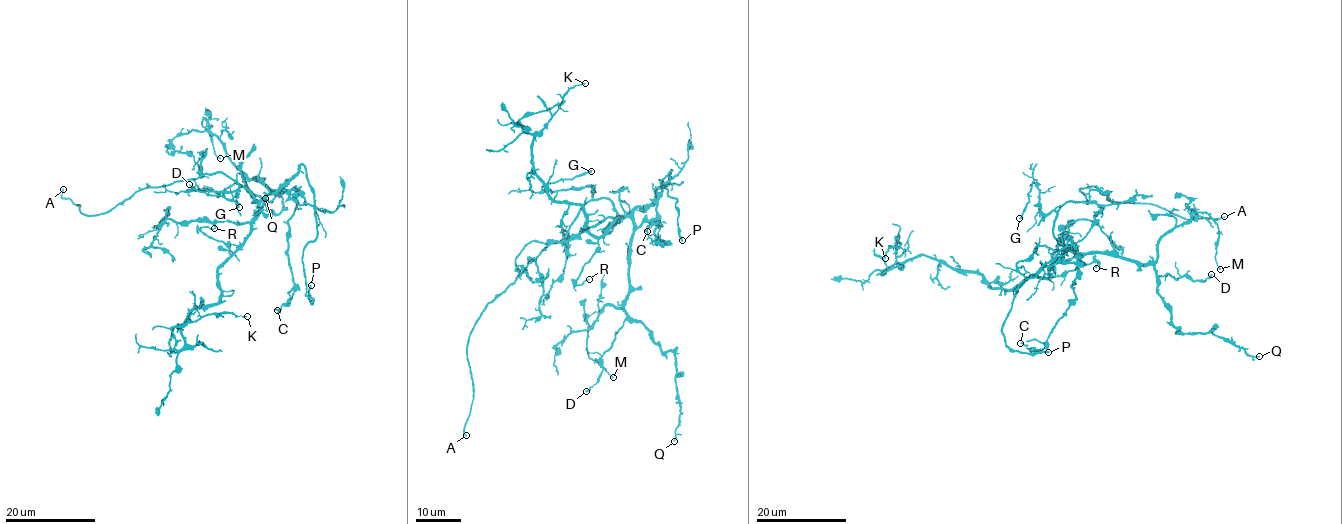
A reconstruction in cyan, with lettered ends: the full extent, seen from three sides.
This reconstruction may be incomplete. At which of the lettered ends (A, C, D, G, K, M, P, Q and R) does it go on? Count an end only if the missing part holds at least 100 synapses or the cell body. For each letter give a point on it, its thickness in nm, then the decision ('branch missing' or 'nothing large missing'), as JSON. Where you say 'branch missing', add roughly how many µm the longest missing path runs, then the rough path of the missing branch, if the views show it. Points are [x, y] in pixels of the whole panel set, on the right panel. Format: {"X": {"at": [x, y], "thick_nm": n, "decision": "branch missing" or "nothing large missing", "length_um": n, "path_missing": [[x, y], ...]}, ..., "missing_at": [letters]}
{"A": {"at": [1224, 216], "thick_nm": 140, "decision": "branch missing", "length_um": 100, "path_missing": [[1224, 216], [1245, 195], [1257, 173], [1258, 143], [1249, 149], [1252, 164], [1230, 186], [1261, 194]]}, "C": {"at": [1020, 343], "thick_nm": 140, "decision": "nothing large missing"}, "D": {"at": [1211, 274], "thick_nm": 200, "decision": "nothing large missing"}, "G": {"at": [1019, 218], "thick_nm": 190, "decision": "nothing large missing"}, "K": {"at": [885, 258], "thick_nm": 170, "decision": "nothing large missing"}, "M": {"at": [1220, 269], "thick_nm": 120, "decision": "nothing large missing"}, "P": {"at": [1048, 352], "thick_nm": 220, "decision": "nothing large missing"}, "Q": {"at": [1259, 356], "thick_nm": 130, "decision": "nothing large missing"}, "R": {"at": [1096, 268], "thick_nm": 150, "decision": "nothing large missing"}, "missing_at": ["A"]}

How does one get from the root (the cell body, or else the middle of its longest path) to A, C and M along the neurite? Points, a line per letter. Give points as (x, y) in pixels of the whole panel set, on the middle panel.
A: (620, 215), (610, 199), (594, 200), (560, 241), (523, 247), (514, 282), (488, 303), (468, 341), (466, 435)
C: (620, 215), (637, 227), (644, 222), (660, 222), (655, 237), (666, 245), (653, 241), (647, 231)
M: (620, 215), (633, 224), (630, 290), (624, 306), (604, 306), (587, 327), (586, 342), (589, 358), (613, 377)

